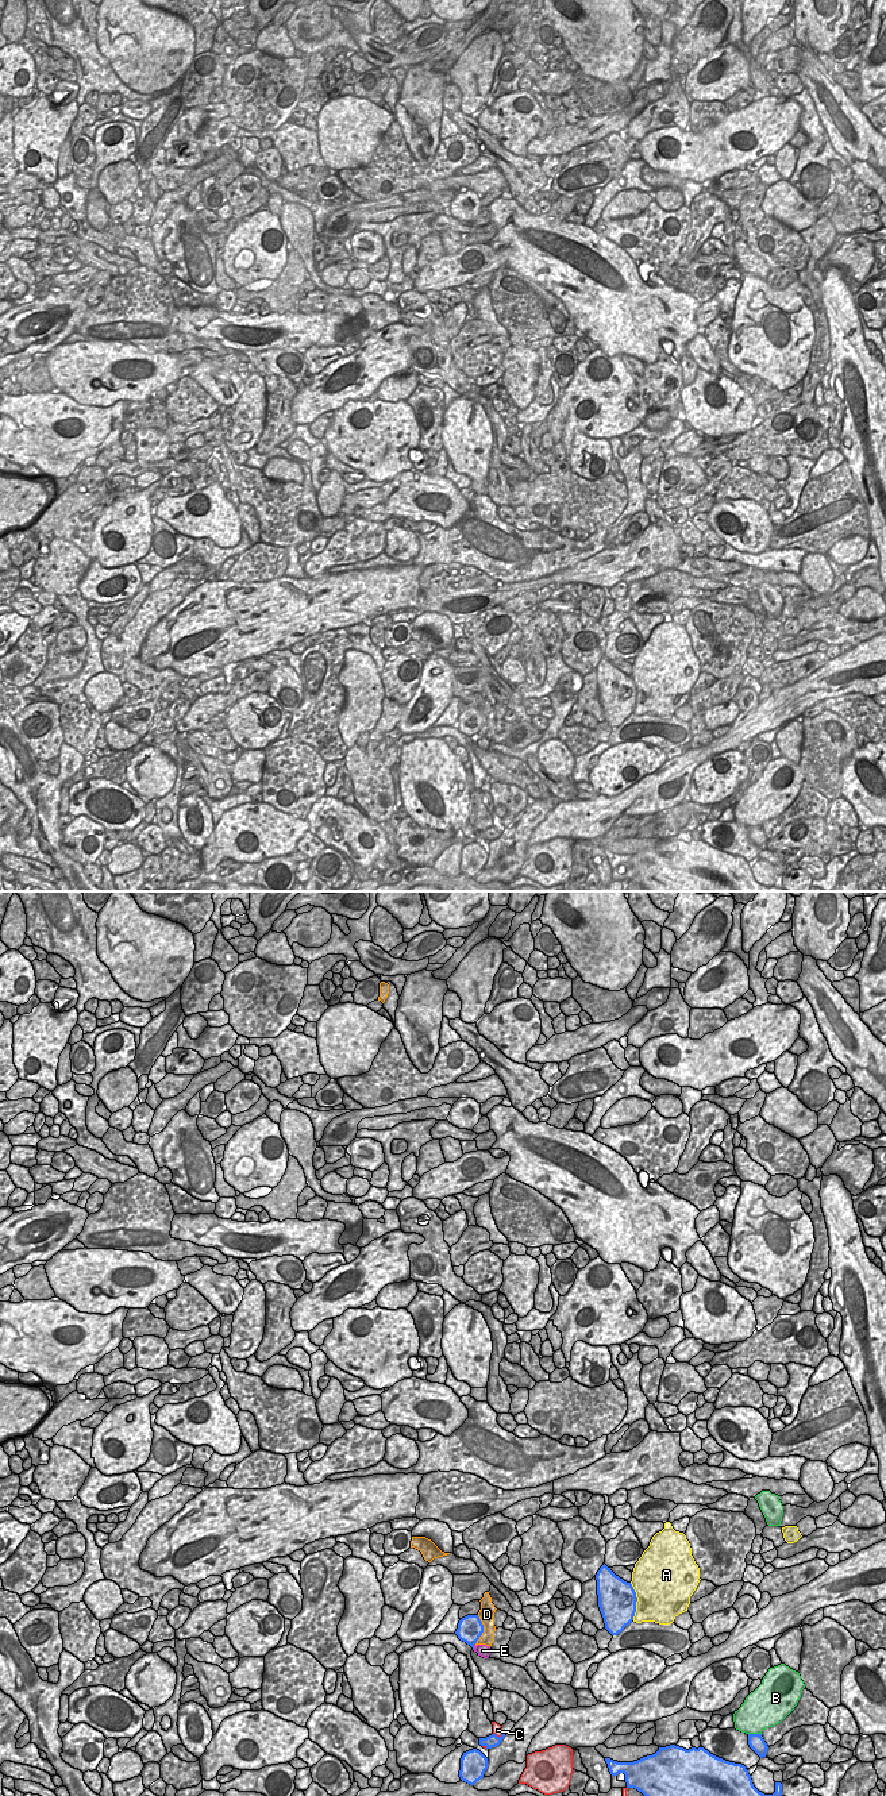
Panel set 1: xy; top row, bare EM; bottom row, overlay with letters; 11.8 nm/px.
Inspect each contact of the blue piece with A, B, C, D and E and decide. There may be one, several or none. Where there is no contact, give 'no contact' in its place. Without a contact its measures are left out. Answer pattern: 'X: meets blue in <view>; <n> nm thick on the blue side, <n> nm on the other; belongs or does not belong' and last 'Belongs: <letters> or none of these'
A: meets blue in xy; 460 nm thick on the blue side, 480 nm on the other; does not belong
B: meets blue in xy; 190 nm thick on the blue side, 420 nm on the other; does not belong
C: meets blue in xy; 160 nm thick on the blue side, 120 nm on the other; does not belong
D: meets blue in xy; 300 nm thick on the blue side, 190 nm on the other; does not belong
E: meets blue in xy; 300 nm thick on the blue side, 140 nm on the other; does not belong
Belongs: none of these

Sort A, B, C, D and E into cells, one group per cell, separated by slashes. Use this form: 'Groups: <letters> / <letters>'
Groups: A / B / C / D E.

